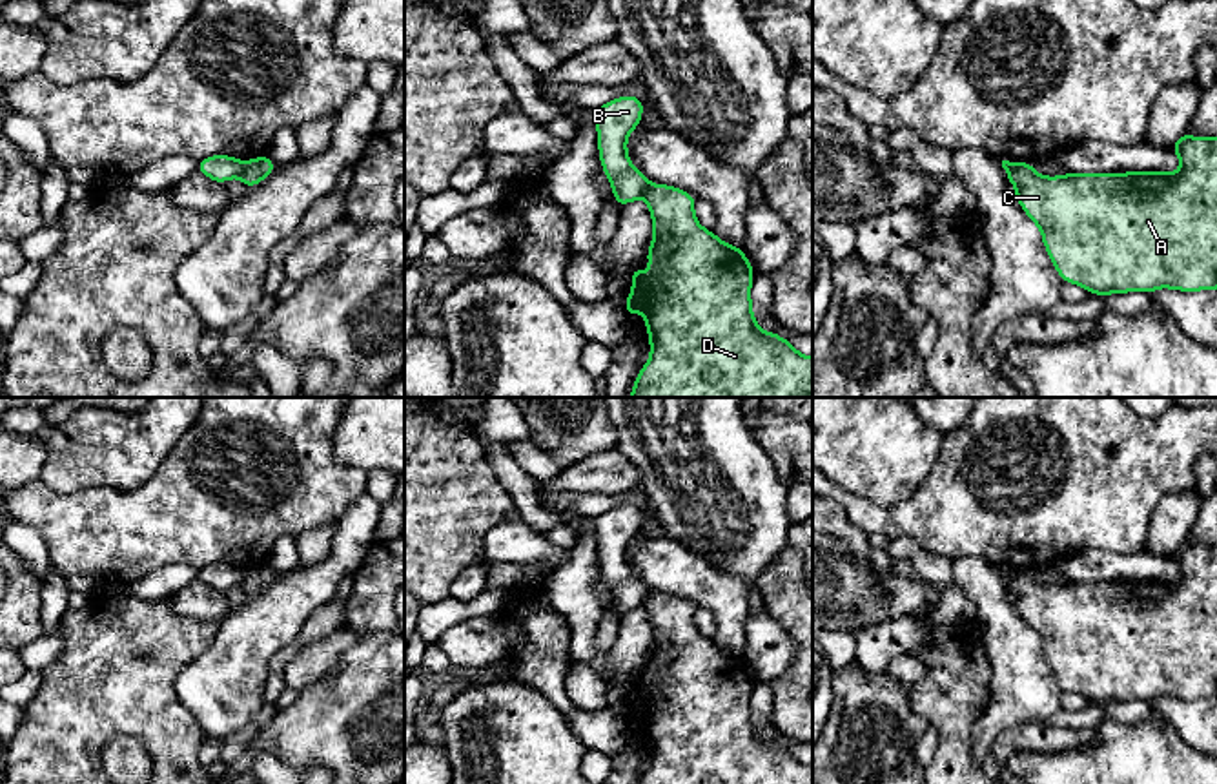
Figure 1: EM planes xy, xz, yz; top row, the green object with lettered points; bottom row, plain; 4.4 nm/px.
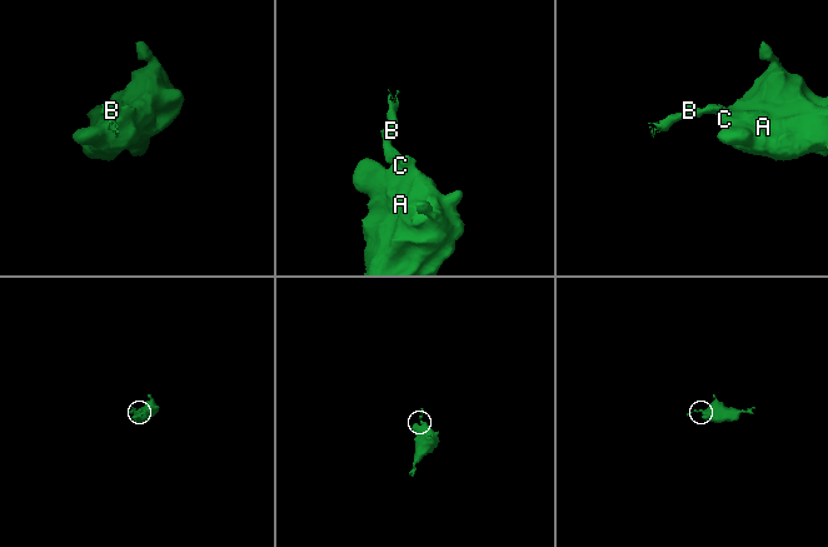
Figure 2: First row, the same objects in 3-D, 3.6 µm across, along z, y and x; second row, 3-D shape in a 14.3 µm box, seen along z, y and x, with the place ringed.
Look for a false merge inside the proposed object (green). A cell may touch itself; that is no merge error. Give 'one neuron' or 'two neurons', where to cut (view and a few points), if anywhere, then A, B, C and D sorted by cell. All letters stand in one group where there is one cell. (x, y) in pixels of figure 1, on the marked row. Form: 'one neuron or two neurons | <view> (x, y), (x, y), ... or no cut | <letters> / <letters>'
two neurons | xy (245, 163), (239, 175) | A C D / B

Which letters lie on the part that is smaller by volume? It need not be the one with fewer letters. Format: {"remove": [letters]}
{"remove": ["B"]}

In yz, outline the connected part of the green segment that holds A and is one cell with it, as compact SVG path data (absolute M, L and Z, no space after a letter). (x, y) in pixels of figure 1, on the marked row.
M1186 131L1170 148L1179 155L1181 170L1177 173L1161 171L1130 171L1130 173L1066 173L1060 177L1038 175L1031 162L1015 162L1007 173L1009 182L1017 188L1015 199L1028 217L1040 228L1042 242L1064 283L1075 283L1095 295L1142 292L1157 288L1173 288L1181 292L1199 292L1217 288L1217 137L1190 137Z

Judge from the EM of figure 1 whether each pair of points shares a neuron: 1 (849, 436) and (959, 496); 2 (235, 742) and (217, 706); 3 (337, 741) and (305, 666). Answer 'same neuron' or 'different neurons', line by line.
1: different neurons
2: different neurons
3: different neurons

